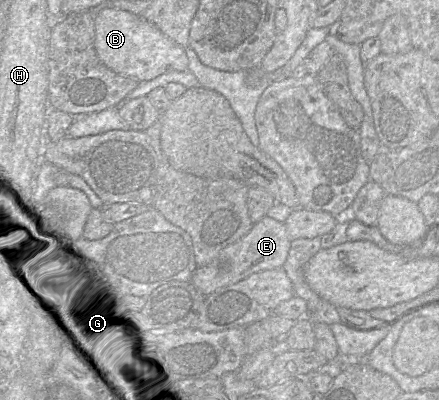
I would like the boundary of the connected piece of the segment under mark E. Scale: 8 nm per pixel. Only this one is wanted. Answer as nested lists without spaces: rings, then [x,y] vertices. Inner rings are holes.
[[[265,216],[253,224],[251,230],[239,241],[223,248],[208,265],[198,267],[190,282],[204,296],[216,290],[236,284],[252,274],[282,268],[289,253],[291,241],[283,222]]]

